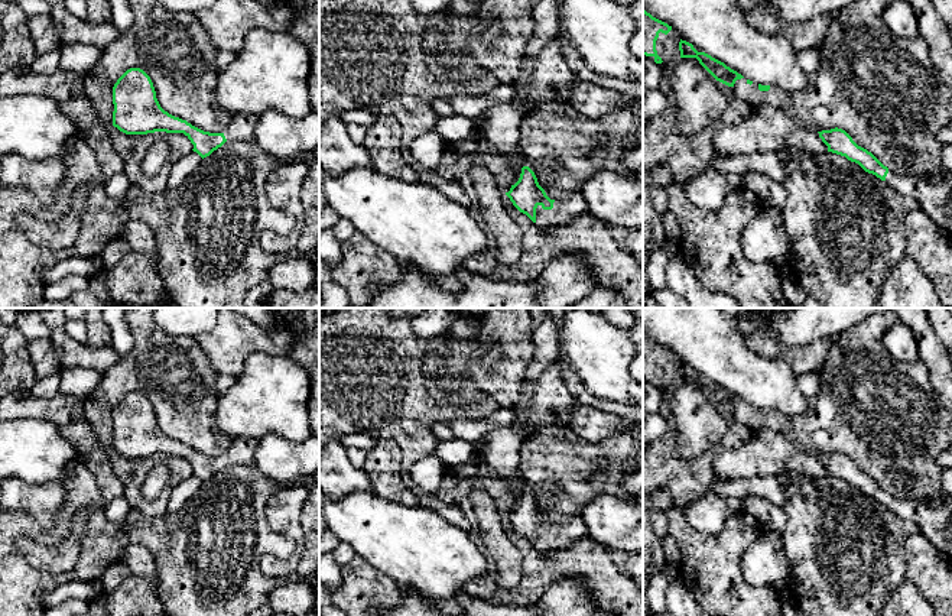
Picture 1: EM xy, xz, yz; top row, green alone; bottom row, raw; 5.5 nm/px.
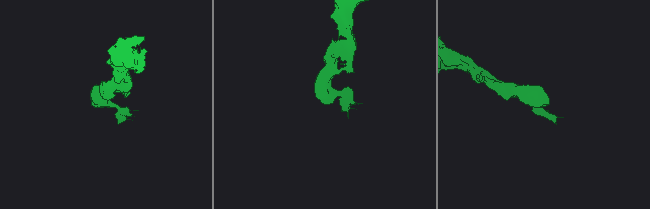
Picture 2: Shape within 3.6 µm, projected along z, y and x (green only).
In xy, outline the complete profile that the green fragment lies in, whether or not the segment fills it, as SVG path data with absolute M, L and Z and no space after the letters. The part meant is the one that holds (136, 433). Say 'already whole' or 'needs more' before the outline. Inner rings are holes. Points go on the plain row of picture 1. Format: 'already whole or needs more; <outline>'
already whole; M140 392L127 393L117 403L113 411L113 428L113 450L126 458L183 457L194 469L192 474L202 483L227 466L224 457L204 455L165 435L150 401Z

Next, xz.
needs more; M529 490L522 492L519 505L506 516L513 529L542 552L553 552L587 536L581 516L561 525L550 523Z

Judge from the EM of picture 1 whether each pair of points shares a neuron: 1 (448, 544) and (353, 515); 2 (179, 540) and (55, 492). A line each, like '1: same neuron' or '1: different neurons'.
1: same neuron
2: different neurons

